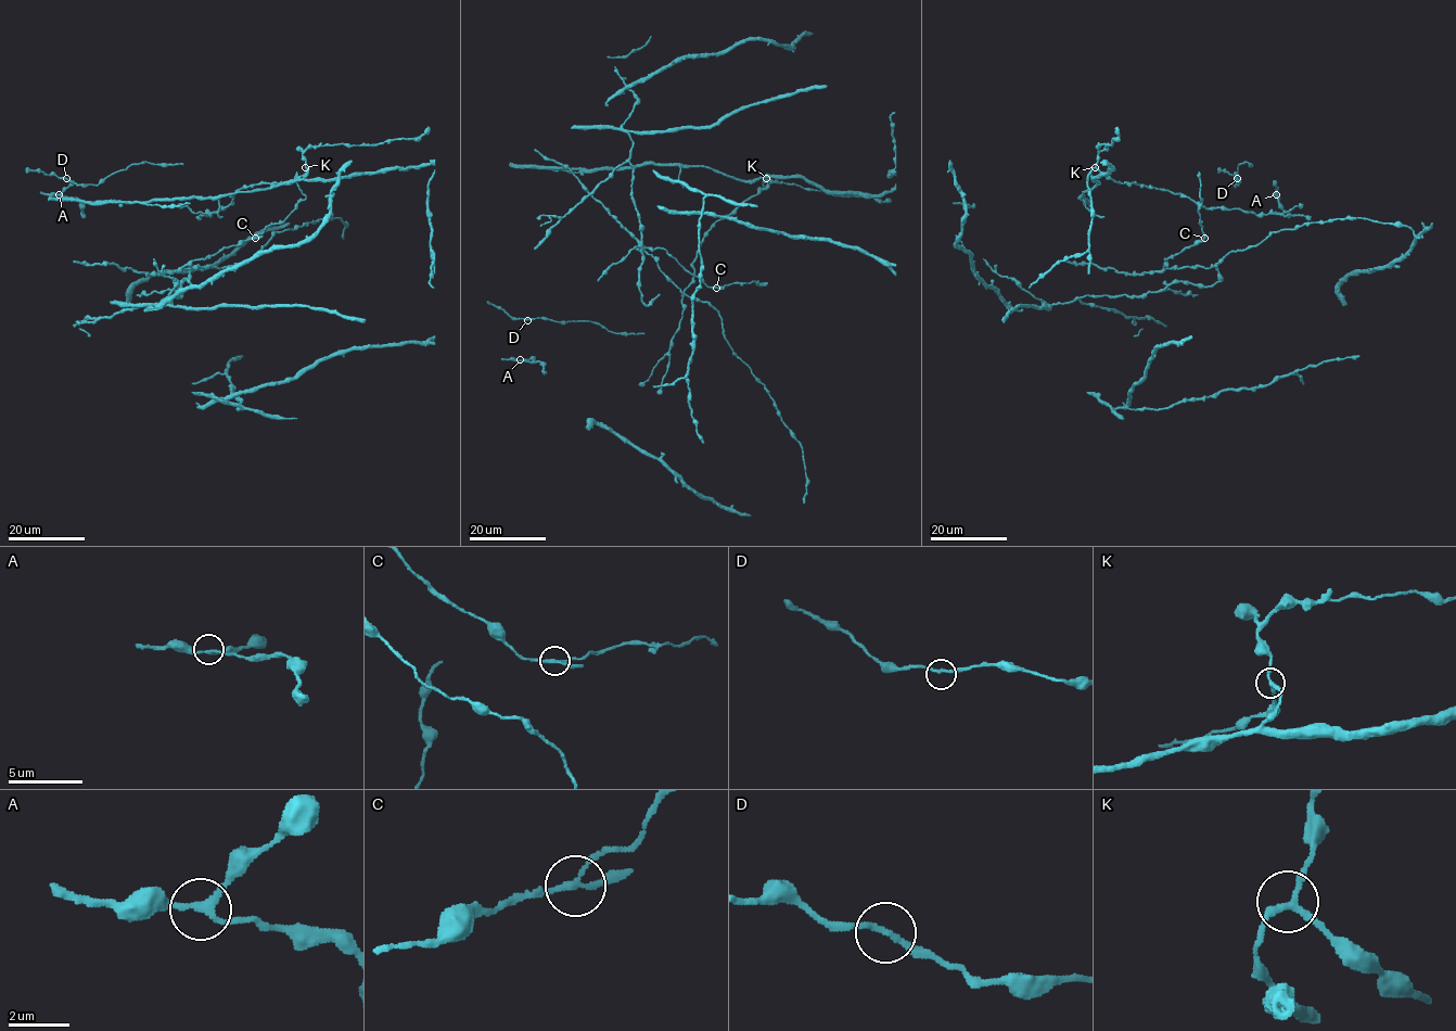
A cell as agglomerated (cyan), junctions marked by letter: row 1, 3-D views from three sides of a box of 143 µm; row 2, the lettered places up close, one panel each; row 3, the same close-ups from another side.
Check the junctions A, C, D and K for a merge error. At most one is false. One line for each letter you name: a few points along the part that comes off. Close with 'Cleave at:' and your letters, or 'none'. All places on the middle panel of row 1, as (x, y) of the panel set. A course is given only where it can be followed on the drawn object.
C: (716, 288), (732, 282), (766, 283), (757, 281)
Cleave at: C

